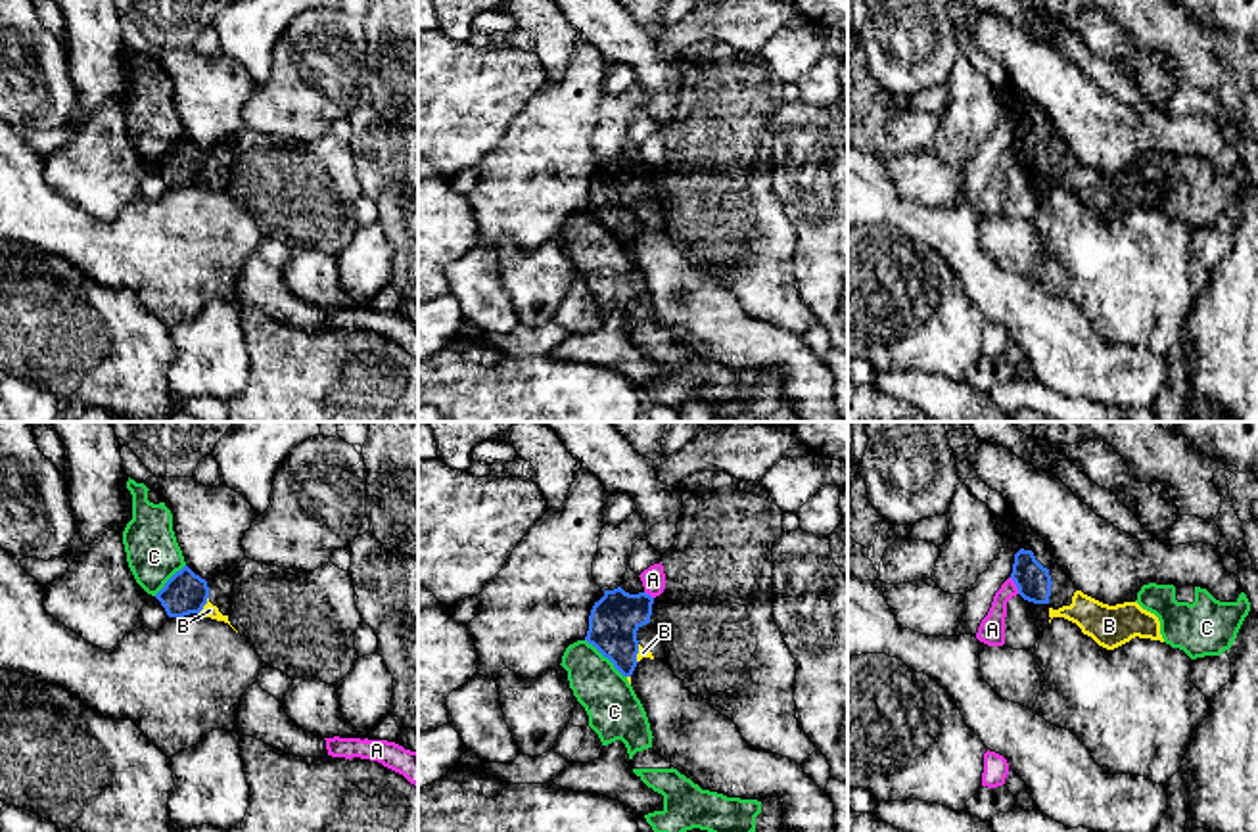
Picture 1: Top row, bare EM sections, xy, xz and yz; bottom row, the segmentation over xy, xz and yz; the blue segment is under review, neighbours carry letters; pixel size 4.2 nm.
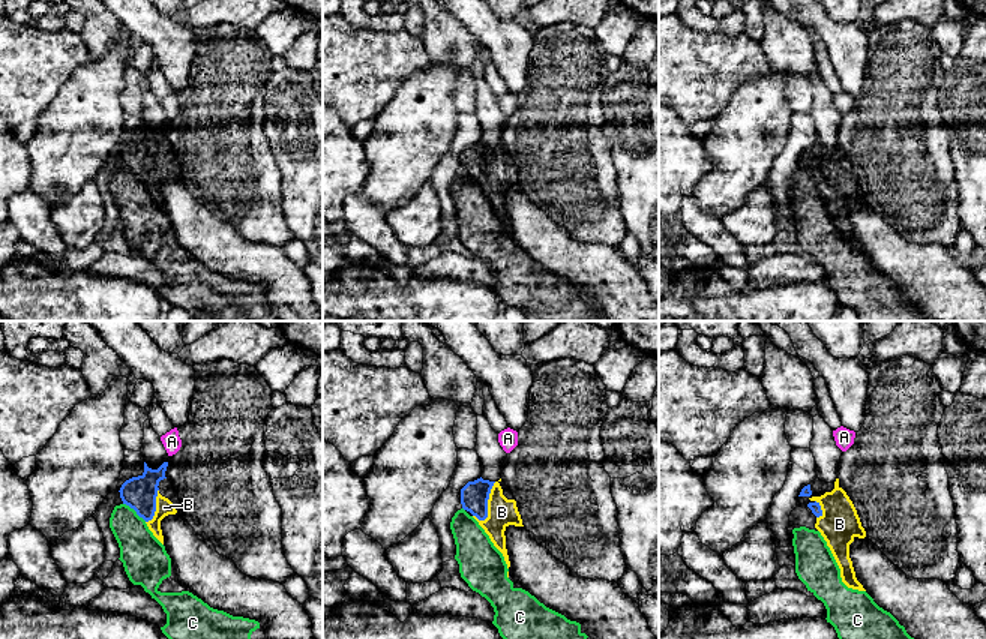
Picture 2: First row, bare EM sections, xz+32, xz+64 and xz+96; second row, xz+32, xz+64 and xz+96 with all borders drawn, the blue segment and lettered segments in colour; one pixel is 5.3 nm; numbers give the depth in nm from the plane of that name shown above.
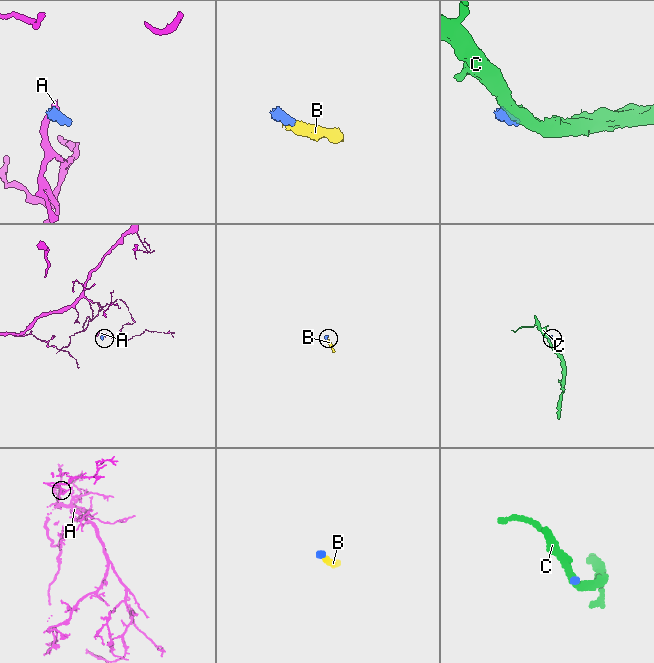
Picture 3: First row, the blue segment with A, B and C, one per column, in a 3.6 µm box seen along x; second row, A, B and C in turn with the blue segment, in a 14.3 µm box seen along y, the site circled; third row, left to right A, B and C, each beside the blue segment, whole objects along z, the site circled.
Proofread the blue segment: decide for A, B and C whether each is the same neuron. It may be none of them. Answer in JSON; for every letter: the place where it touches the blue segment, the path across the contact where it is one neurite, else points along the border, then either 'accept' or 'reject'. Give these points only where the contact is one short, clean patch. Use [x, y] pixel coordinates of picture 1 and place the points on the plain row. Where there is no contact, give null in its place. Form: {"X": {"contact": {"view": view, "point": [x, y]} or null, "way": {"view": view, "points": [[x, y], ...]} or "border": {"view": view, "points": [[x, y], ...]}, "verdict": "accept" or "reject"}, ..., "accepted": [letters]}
{"A": {"contact": {"view": "yz", "point": [1015, 154]}, "border": {"view": "yz", "points": [[1009, 148], [1019, 163]]}, "verdict": "reject"}, "B": {"contact": {"view": "xy", "point": [204, 175]}, "way": {"view": "xy", "points": [[185, 163], [204, 175], [209, 181]]}, "verdict": "accept"}, "C": {"contact": {"view": "xz", "point": [606, 227]}, "border": {"view": "xz", "points": [[585, 209], [626, 248]]}, "verdict": "reject"}, "accepted": ["B"]}

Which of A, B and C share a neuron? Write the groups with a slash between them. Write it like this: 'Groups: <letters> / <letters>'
Groups: A / B / C

